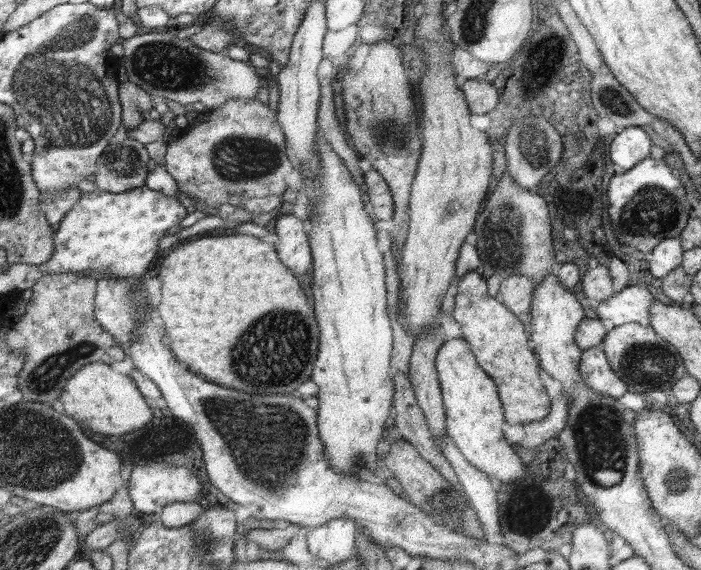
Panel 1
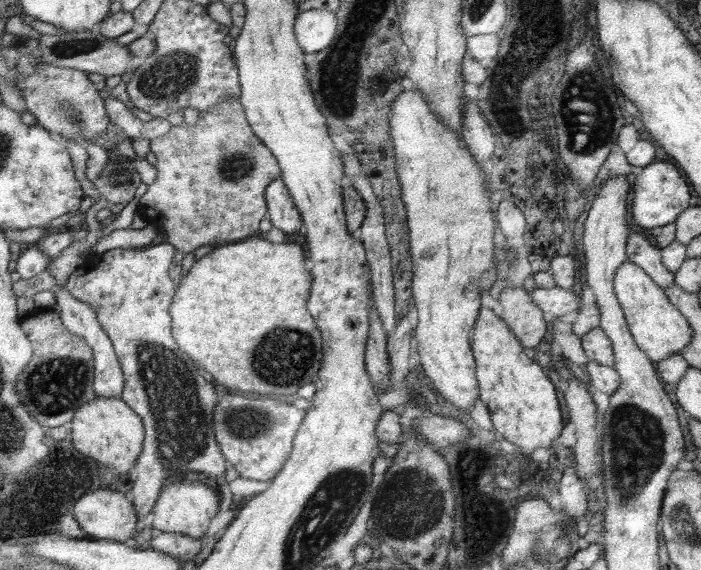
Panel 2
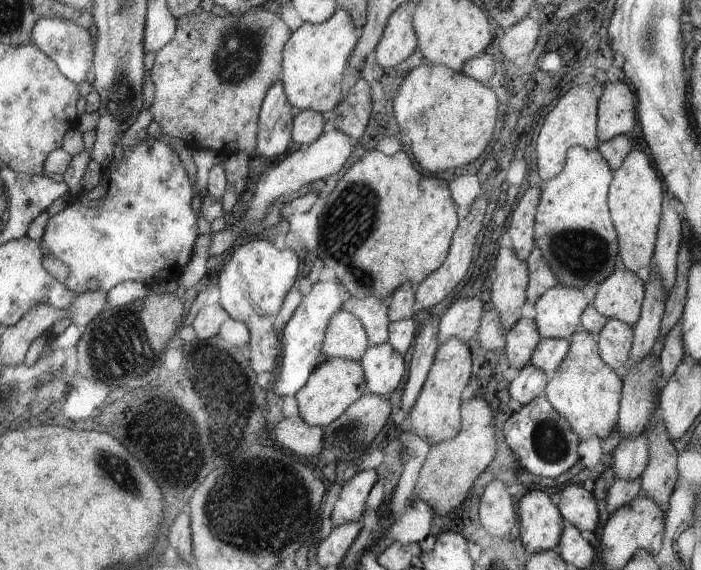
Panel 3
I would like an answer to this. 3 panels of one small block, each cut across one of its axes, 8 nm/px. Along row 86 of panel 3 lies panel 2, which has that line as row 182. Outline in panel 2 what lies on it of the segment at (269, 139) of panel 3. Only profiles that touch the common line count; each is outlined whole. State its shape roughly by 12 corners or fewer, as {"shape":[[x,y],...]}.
{"shape":[[283,176],[267,188],[269,218],[287,238],[303,224]]}

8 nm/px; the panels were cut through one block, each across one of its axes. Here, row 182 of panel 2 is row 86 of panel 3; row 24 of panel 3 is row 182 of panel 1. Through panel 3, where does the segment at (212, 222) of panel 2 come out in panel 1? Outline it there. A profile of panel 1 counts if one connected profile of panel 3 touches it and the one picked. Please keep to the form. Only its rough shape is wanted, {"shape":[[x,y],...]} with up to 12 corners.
{"shape":[[229,100],[183,128],[165,168],[215,210],[281,196],[279,112]]}

